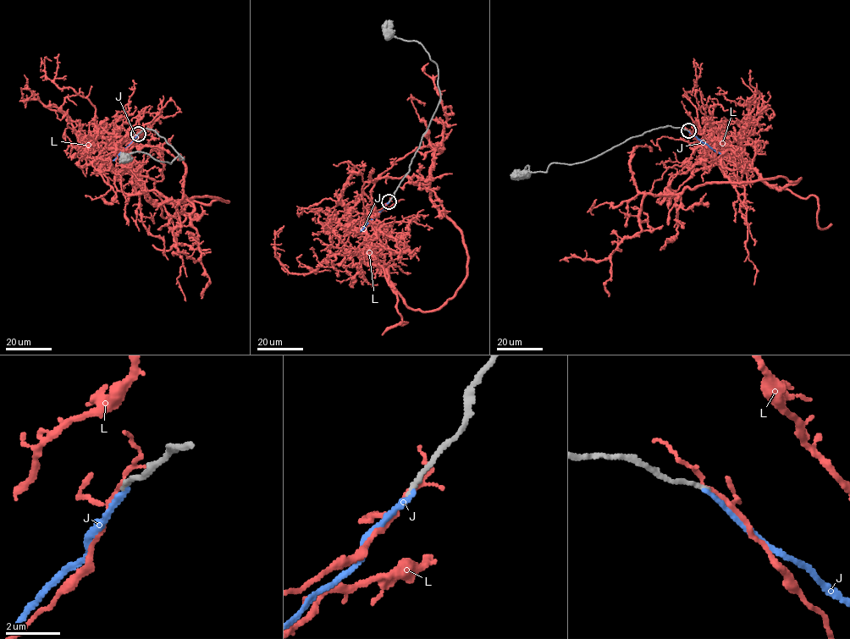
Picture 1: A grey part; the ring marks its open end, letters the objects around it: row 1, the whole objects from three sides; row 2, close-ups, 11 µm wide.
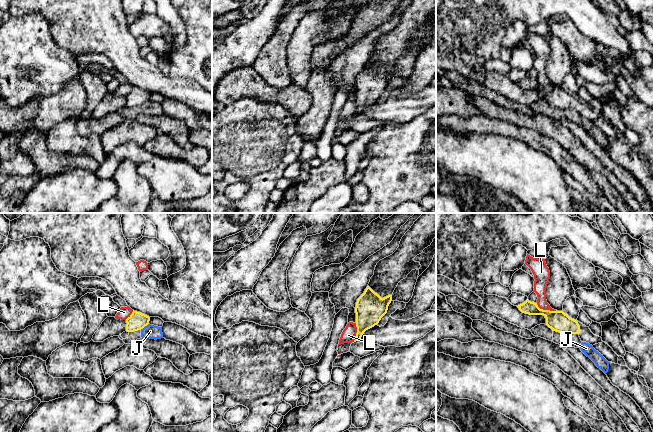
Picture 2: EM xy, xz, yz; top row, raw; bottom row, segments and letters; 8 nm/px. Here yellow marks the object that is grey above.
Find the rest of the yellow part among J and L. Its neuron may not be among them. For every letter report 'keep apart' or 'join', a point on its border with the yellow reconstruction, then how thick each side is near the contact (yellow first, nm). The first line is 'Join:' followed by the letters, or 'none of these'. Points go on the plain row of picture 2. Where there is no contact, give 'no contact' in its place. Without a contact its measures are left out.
Join: none of these
J: keep apart | xy (144, 102) | 140/110 nm
L: keep apart | yz (546, 86) | 170/110 nm

